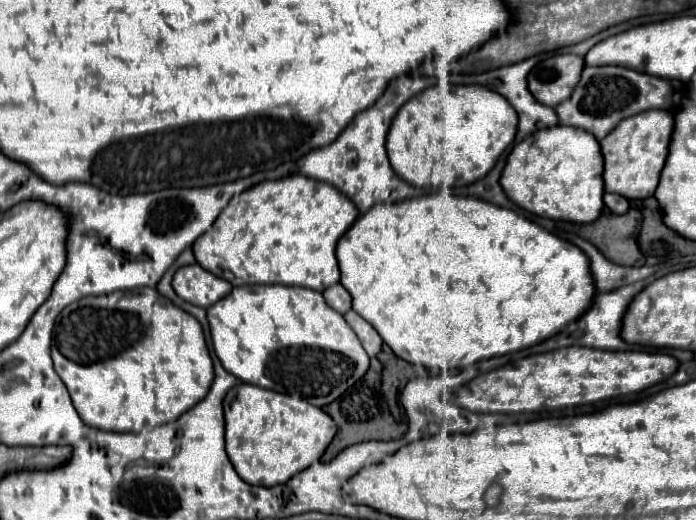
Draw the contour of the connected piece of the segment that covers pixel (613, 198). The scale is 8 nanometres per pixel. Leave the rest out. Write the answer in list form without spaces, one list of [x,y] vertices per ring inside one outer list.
[[[606,193],[604,195],[604,203],[606,207],[616,213],[616,215],[624,215],[628,211],[628,199],[622,195],[614,195],[614,193]]]

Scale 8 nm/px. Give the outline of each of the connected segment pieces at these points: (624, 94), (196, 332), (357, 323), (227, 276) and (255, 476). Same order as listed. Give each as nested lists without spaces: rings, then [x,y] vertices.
[[[620,65],[586,67],[582,71],[582,81],[578,83],[578,89],[574,89],[570,99],[566,99],[562,105],[556,107],[556,113],[562,125],[580,127],[592,133],[598,141],[602,141],[602,137],[606,137],[606,133],[610,133],[610,129],[614,129],[618,121],[622,121],[624,117],[632,117],[634,113],[642,113],[646,109],[678,111],[680,105],[662,105],[668,103],[672,95],[674,95],[672,83],[662,77],[652,77],[648,73],[640,73]]]
[[[142,287],[142,289],[130,289],[130,291],[114,291],[110,295],[100,295],[100,297],[86,297],[80,299],[76,303],[70,303],[56,319],[56,327],[54,327],[54,345],[52,345],[52,359],[54,359],[54,369],[60,375],[60,379],[64,381],[64,385],[70,391],[72,403],[76,403],[76,411],[80,415],[80,419],[96,429],[102,431],[122,431],[122,433],[138,433],[140,429],[148,427],[158,427],[170,421],[176,421],[182,413],[186,413],[188,409],[192,409],[196,403],[200,403],[208,389],[212,387],[214,381],[214,365],[212,365],[212,357],[208,353],[206,347],[206,339],[204,339],[204,331],[202,325],[186,311],[182,311],[180,307],[176,307],[168,297],[160,295],[156,289],[152,287]]]
[[[356,311],[346,313],[344,319],[346,319],[348,325],[354,329],[354,333],[360,337],[362,347],[366,349],[366,353],[368,353],[370,357],[376,357],[376,355],[380,353],[380,347],[382,347],[382,337],[378,335],[378,331],[376,331],[368,321],[364,321]]]
[[[302,175],[282,177],[278,181],[262,181],[234,197],[230,205],[220,213],[210,229],[192,245],[196,261],[206,269],[222,277],[232,286],[256,285],[256,283],[282,283],[300,285],[314,291],[324,291],[340,281],[340,269],[336,261],[336,243],[358,219],[360,211],[356,205],[338,193],[332,185],[314,181]]]
[[[240,383],[224,399],[226,453],[238,475],[250,485],[274,487],[318,461],[336,435],[336,423],[304,399]]]

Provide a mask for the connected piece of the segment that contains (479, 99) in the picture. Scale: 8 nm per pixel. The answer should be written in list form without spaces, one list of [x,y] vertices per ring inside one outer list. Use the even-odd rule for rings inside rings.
[[[440,83],[424,89],[416,97],[412,97],[406,105],[402,105],[400,113],[394,117],[386,149],[392,169],[414,187],[464,187],[482,177],[496,165],[498,157],[512,145],[516,137],[518,115],[512,105],[498,93],[482,87],[482,85],[450,85]]]

